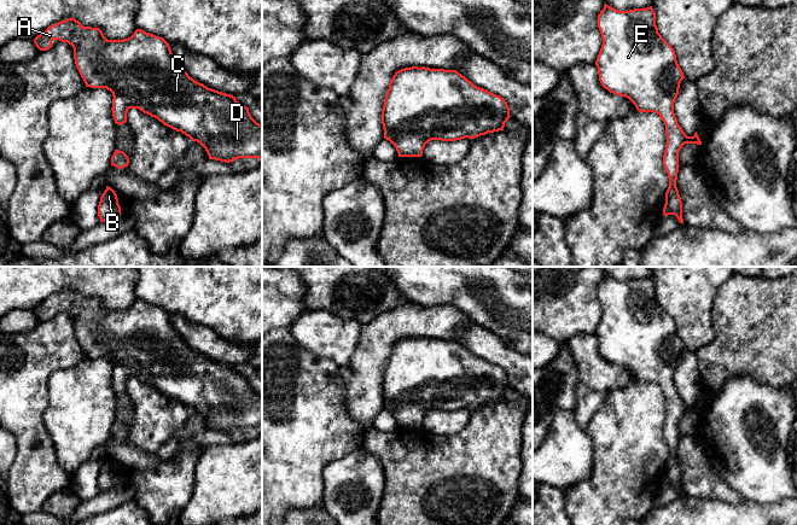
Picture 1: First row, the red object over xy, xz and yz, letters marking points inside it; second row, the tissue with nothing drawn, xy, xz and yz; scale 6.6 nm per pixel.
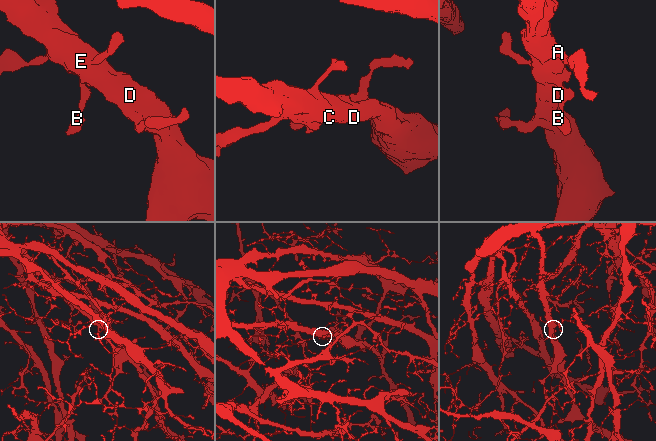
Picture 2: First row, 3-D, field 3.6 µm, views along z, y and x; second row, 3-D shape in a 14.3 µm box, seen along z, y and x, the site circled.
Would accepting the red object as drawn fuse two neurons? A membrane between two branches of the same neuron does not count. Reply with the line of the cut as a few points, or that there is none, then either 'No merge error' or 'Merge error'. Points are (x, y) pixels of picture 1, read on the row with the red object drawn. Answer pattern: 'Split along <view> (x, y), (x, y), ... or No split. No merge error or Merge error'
No split. No merge error

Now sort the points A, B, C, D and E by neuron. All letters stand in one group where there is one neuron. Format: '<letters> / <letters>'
A B C D E

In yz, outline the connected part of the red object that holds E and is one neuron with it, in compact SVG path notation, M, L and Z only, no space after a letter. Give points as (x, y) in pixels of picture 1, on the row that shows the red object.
M609 5L598 14L598 28L603 45L595 65L599 81L610 93L628 98L639 112L655 112L665 124L667 145L663 156L663 165L669 177L669 187L665 192L663 215L675 215L680 223L682 218L682 202L676 187L679 173L679 152L685 144L702 145L697 134L687 136L679 126L674 113L674 103L679 94L681 81L685 78L677 64L674 48L662 37L656 25L656 13L652 6L618 11Z

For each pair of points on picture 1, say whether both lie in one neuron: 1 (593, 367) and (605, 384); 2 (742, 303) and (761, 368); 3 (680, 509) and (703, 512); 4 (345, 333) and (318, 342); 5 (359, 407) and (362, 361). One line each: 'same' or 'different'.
1: same
2: same
3: same
4: same
5: same

